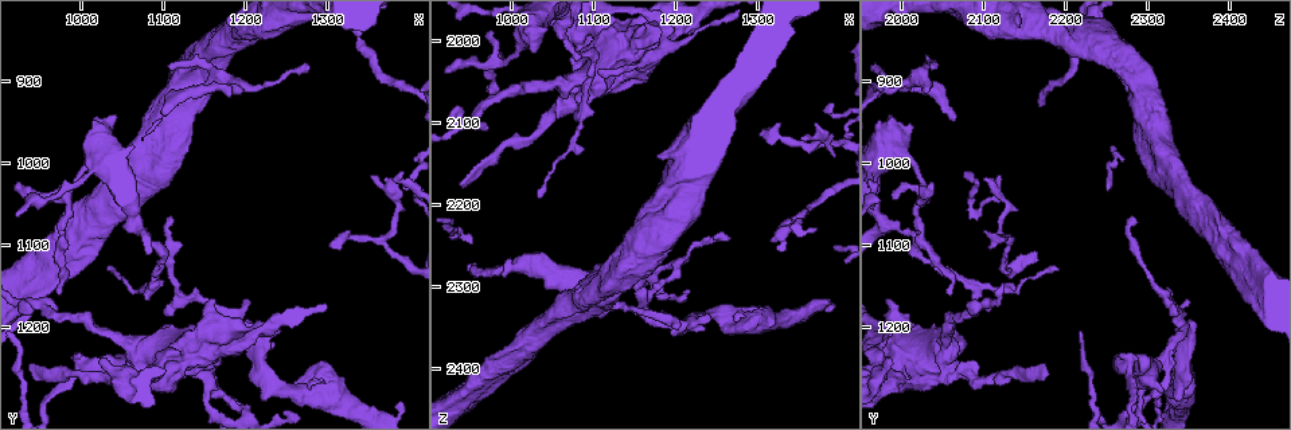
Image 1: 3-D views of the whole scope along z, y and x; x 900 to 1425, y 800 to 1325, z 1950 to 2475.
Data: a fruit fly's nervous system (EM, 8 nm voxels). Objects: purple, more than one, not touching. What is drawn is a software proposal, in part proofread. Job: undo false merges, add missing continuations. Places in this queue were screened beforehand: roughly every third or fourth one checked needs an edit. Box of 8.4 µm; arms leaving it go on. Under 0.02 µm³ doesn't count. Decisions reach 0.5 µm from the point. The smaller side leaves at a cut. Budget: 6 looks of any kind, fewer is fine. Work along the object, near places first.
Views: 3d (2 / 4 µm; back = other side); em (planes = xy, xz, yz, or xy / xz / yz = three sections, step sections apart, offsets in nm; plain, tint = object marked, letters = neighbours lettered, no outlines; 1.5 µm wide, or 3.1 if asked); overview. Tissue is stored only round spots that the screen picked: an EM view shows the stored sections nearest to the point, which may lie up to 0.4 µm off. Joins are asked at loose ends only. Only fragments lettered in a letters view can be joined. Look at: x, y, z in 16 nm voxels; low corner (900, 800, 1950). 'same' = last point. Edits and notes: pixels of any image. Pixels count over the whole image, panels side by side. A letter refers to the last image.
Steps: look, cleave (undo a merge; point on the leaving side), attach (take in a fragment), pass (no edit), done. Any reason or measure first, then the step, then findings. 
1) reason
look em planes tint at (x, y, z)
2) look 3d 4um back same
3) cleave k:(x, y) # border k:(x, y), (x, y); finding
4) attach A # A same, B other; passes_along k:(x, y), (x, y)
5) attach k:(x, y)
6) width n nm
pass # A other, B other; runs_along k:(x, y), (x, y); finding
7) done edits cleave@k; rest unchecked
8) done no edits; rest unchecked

free end
look em planes letters at (1025, 1240, 1985)

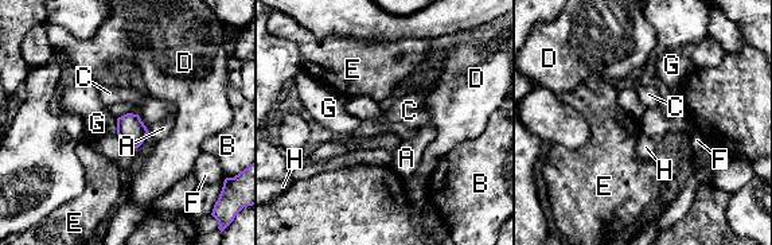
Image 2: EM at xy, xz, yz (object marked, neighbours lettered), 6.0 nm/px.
width 160 nm
pass # A other, B other, C other, D other, E other, F other, G other, H other; border 2:(116, 119), (117, 133); none of them fits

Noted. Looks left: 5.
thin end
look 3d 2um at (1030, 1130, 2190)

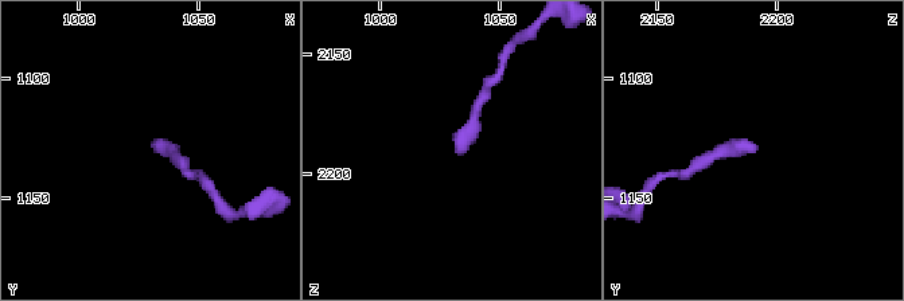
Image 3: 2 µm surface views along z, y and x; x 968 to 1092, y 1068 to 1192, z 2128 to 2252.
look em yz step 8 letters at (1033, 1130, 2192)

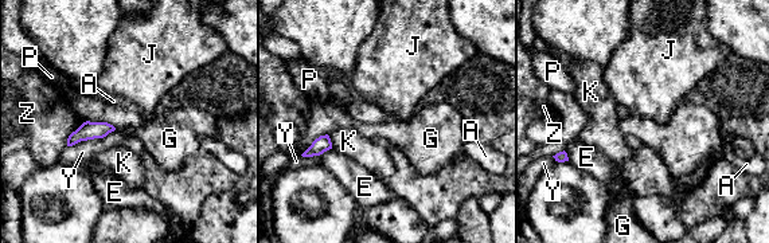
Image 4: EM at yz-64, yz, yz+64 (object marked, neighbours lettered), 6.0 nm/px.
longest_contact Y 320 nm
pass # A other, E other, G other, J other, K other, P other, Y other, Z other; border 4:(116, 129), (67, 147); none of them fits

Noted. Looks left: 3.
branch stops here
look em xz step 4 tint at (975, 1040, 1985)

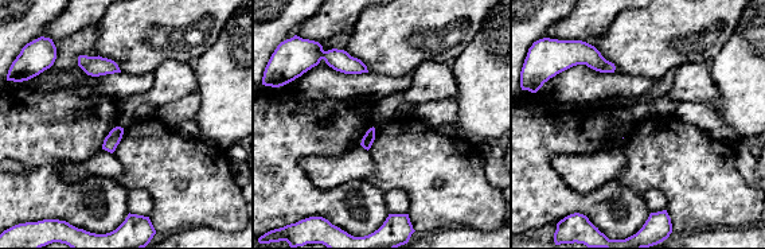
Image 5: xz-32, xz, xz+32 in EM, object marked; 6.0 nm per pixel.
look em planes letters same

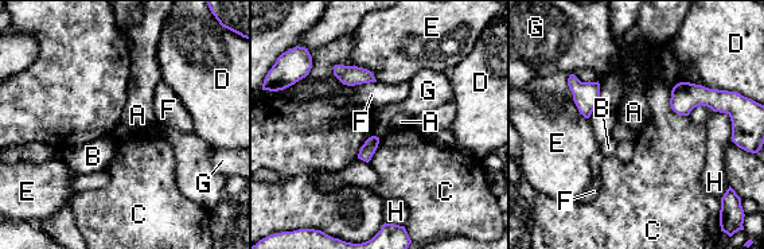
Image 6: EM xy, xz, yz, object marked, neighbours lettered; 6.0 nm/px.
width 90 nm
pass # A other, B other, C other, D other, E other, F other, G other, H other; border 6:(374, 135), (378, 137); no lettered fragment goes on from it

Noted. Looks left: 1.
done no edits; rest unchecked

